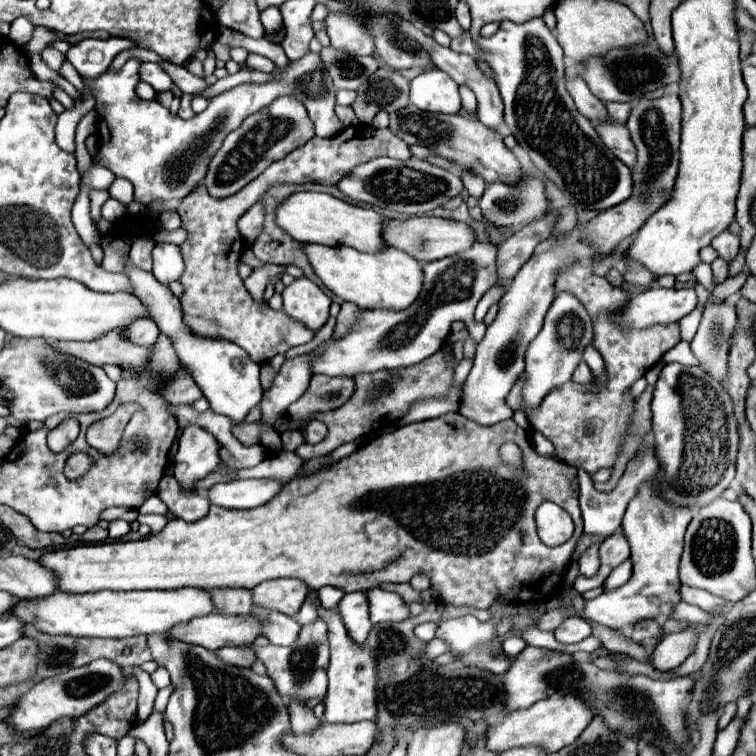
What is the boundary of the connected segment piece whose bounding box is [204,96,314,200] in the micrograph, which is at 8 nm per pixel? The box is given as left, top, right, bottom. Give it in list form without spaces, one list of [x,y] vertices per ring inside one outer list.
[[[280,96],[272,104],[264,106],[264,110],[248,116],[240,128],[232,130],[220,150],[214,154],[208,164],[208,172],[204,184],[212,198],[228,198],[240,192],[248,182],[260,176],[272,162],[288,156],[288,152],[300,148],[314,136],[314,126],[308,118],[308,112],[300,100],[294,96]]]

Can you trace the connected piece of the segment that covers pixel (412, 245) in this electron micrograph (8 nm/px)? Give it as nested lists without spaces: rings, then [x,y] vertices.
[[[412,216],[406,220],[396,218],[396,220],[392,220],[392,224],[388,224],[388,244],[396,246],[398,250],[408,252],[418,262],[432,262],[432,260],[440,260],[444,256],[460,254],[466,248],[470,248],[474,240],[476,238],[474,238],[474,232],[470,226],[466,226],[464,222],[446,220],[446,218]]]

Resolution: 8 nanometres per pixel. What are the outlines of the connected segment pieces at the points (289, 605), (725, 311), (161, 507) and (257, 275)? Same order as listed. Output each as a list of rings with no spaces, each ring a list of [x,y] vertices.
[[[278,578],[278,580],[268,580],[264,584],[258,584],[252,590],[252,596],[256,606],[264,606],[294,616],[300,610],[308,592],[310,590],[302,580]]]
[[[730,302],[708,304],[700,322],[700,328],[690,342],[692,352],[700,360],[700,366],[716,380],[726,376],[726,358],[730,336],[736,326],[736,312]]]
[[[150,496],[140,508],[138,508],[138,514],[166,514],[168,508],[166,504],[158,498],[158,496]]]
[[[264,264],[262,268],[258,268],[258,270],[254,270],[248,278],[246,278],[246,288],[248,288],[248,292],[252,294],[252,298],[256,300],[256,302],[264,302],[262,298],[264,298],[264,288],[266,288],[266,284],[268,284],[268,280],[272,278],[272,276],[278,276],[278,274],[282,274],[282,266],[274,266],[274,264]]]

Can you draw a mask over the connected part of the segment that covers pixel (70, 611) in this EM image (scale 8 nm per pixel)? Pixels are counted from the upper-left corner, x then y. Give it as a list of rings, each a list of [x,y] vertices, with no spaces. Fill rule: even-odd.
[[[198,588],[180,590],[142,590],[142,592],[112,592],[100,590],[94,594],[52,592],[52,596],[20,600],[10,610],[22,624],[34,624],[40,632],[52,636],[88,636],[88,638],[128,638],[138,634],[166,634],[174,624],[188,622],[196,616],[214,612],[210,594]]]

